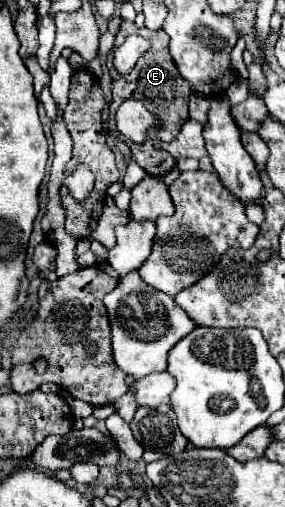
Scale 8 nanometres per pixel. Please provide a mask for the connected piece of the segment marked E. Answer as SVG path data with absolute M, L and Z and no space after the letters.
M123 20L121 24L121 30L115 38L115 48L119 48L127 36L131 34L141 34L145 38L151 40L151 48L145 52L145 56L139 58L139 62L135 64L135 68L129 72L129 74L119 74L113 66L113 50L107 54L107 66L111 70L111 76L113 76L113 102L111 102L111 124L109 124L109 130L119 136L117 128L115 128L115 122L113 122L113 116L115 116L115 110L119 108L119 104L127 98L137 98L145 104L145 108L149 112L153 112L157 118L161 118L163 122L163 130L161 130L161 140L163 142L171 142L181 126L189 120L189 94L191 94L191 84L179 74L177 70L177 64L173 62L171 54L169 54L169 36L163 32L163 30L157 30L157 32L149 32L149 30L139 30L135 26L135 22L129 22L129 20Z

